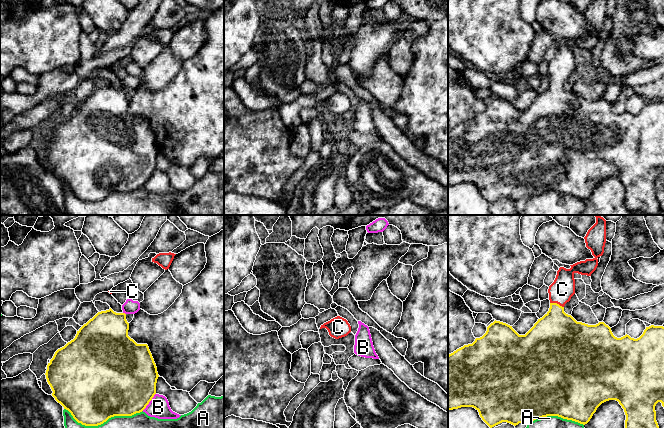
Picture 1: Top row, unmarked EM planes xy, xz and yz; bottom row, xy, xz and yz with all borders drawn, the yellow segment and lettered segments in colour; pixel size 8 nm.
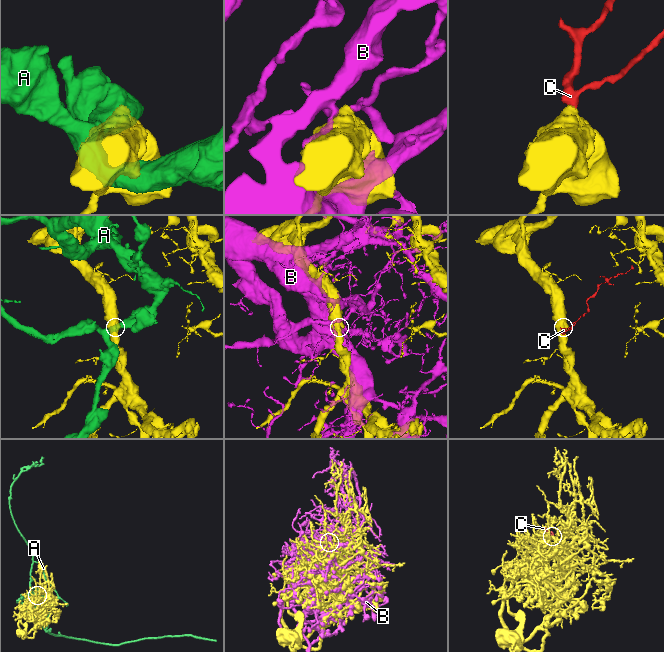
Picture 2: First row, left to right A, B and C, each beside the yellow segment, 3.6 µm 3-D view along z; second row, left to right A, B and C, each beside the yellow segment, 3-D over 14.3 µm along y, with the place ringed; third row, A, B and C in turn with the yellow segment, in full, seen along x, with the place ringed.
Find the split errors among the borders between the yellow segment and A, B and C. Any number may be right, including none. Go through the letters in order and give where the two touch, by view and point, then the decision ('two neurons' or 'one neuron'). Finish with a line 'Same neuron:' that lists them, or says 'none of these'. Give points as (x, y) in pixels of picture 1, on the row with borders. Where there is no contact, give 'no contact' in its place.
A: meets yellow in xy at (103, 422); two neurons
B: meets yellow in xy at (149, 401); two neurons
C: meets yellow in yz at (556, 303); one neuron
Same neuron: C

